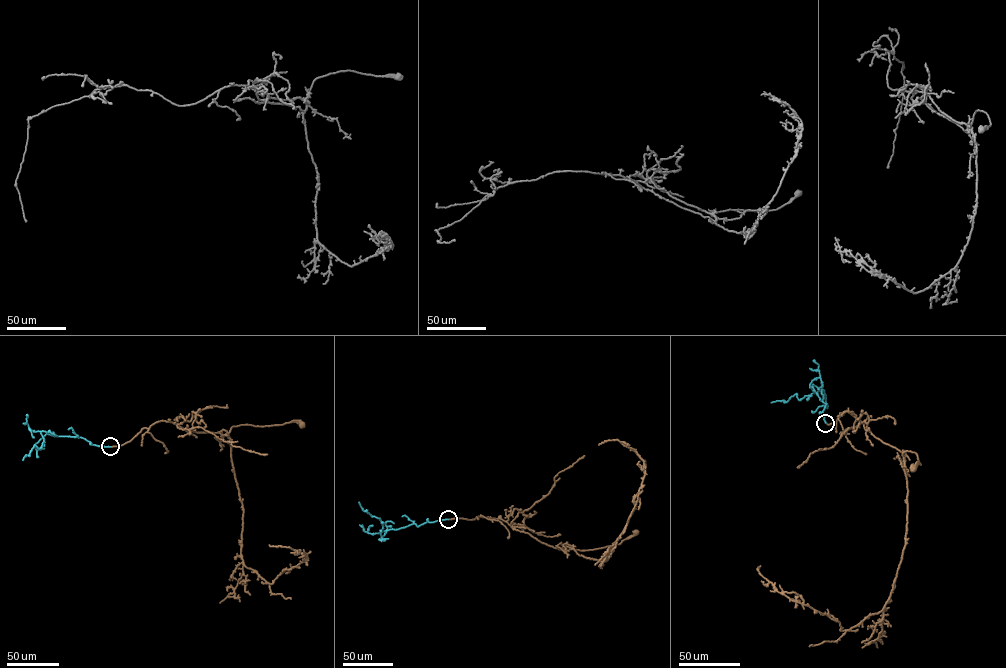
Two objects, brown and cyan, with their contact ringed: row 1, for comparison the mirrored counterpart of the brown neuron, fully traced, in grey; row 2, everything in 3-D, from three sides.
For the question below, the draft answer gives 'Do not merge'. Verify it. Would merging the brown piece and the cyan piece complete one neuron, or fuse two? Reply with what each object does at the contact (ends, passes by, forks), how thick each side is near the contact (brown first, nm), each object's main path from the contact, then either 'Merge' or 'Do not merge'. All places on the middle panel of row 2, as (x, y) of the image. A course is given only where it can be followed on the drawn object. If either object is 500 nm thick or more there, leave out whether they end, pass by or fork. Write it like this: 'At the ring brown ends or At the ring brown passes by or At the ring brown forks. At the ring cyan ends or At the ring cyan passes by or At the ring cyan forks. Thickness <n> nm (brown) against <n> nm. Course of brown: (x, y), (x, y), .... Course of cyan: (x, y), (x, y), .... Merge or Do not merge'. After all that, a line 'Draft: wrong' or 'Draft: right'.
At the ring brown ends. At the ring cyan ends. Thickness 320 nm (brown) against 300 nm. Course of brown: (448, 519), (482, 516), (502, 519), (512, 528), (559, 549), (569, 545), (581, 550), (620, 544), (636, 532). Course of cyan: (447, 519), (380, 532), (381, 520), (363, 510), (359, 502). Merge
Draft: wrong

